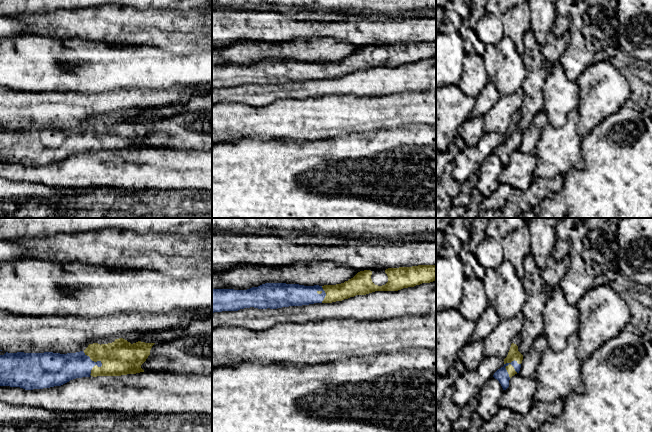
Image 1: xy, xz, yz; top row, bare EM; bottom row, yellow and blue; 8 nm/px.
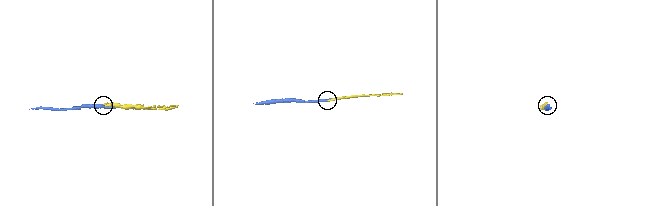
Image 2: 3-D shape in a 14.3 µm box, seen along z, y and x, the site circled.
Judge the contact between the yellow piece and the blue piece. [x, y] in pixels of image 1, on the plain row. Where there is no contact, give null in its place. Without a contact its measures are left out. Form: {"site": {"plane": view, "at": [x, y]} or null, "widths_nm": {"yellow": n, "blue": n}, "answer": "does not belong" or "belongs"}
{"site": {"plane": "yz", "at": [505, 143]}, "widths_nm": {"yellow": 70, "blue": 100}, "answer": "belongs"}

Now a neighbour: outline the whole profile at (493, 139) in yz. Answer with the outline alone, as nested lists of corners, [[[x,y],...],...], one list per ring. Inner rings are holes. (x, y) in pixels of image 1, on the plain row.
[[[485,133],[476,147],[466,146],[455,157],[453,178],[462,184],[473,173],[478,173],[485,159],[494,149],[504,142],[504,136],[499,133]]]

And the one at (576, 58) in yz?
[[[571,28],[571,40],[559,58],[559,62],[571,81],[577,81],[579,76],[594,64],[594,53],[586,48],[585,38],[581,30]]]

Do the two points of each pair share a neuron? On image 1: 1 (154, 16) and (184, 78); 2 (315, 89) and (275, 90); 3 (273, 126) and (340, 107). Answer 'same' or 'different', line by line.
1: different
2: same
3: same

